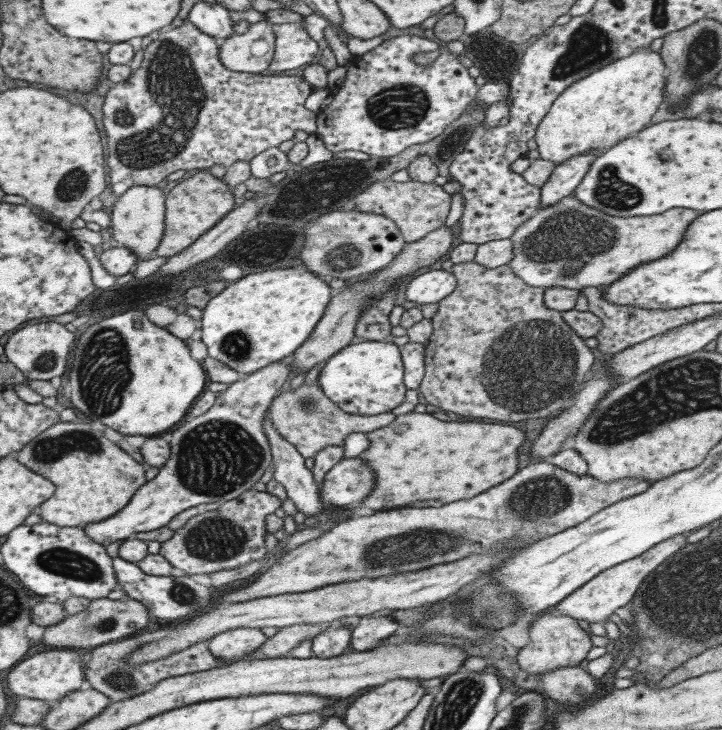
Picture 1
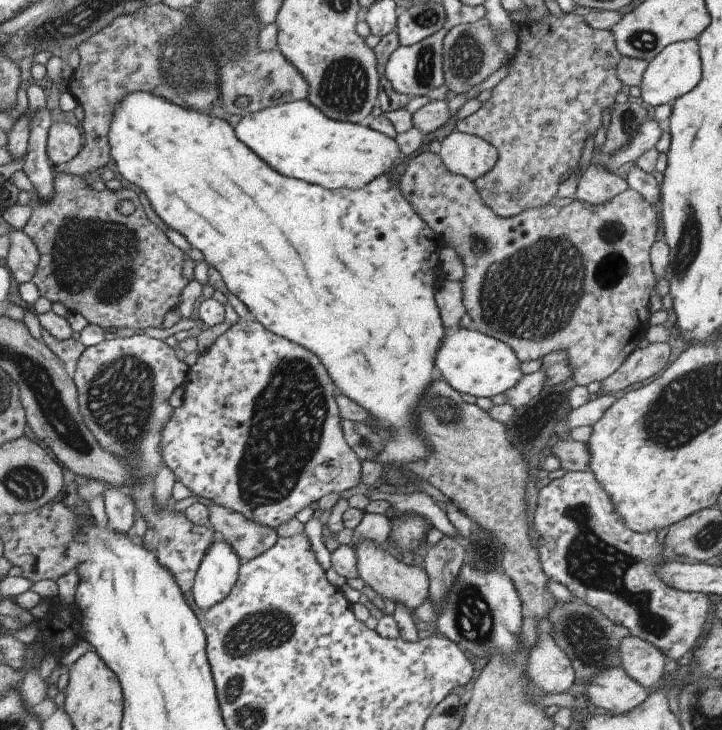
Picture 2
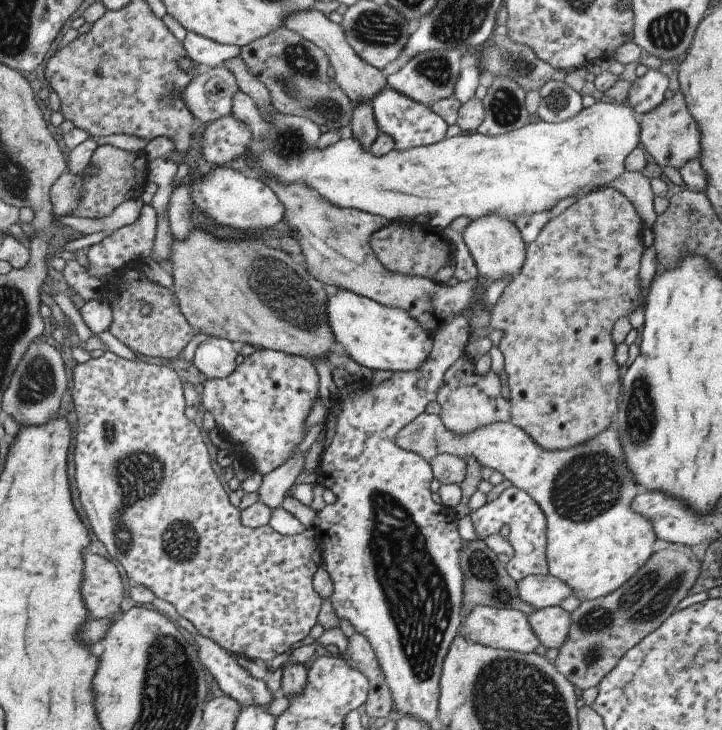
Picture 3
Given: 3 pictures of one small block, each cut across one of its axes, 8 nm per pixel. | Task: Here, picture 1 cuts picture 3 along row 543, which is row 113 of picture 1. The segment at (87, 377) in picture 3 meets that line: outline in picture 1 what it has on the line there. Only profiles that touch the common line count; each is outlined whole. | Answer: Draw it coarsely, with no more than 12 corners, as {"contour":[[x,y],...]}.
{"contour":[[187,18],[101,105],[109,188],[316,130],[295,75],[233,72]]}

